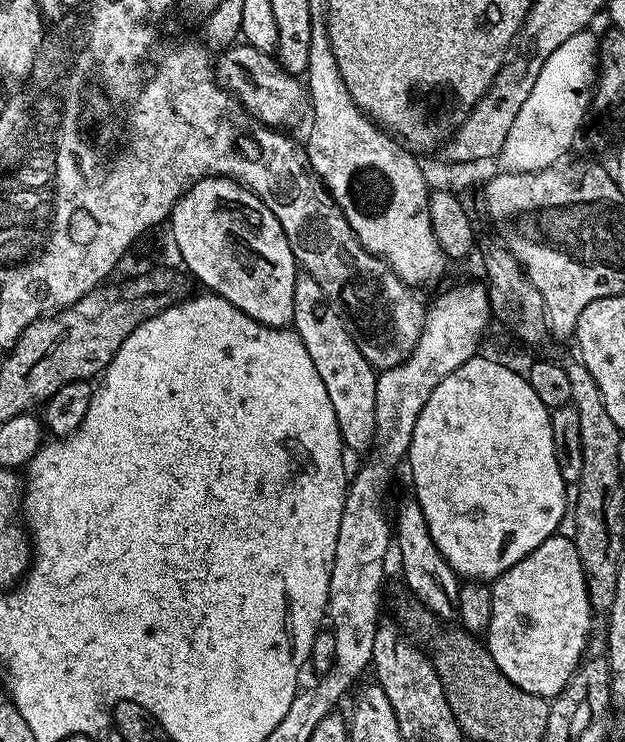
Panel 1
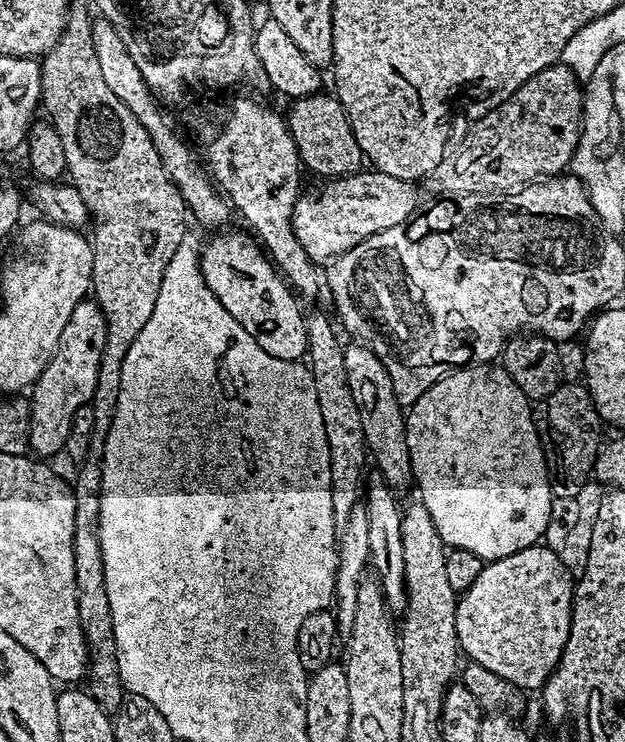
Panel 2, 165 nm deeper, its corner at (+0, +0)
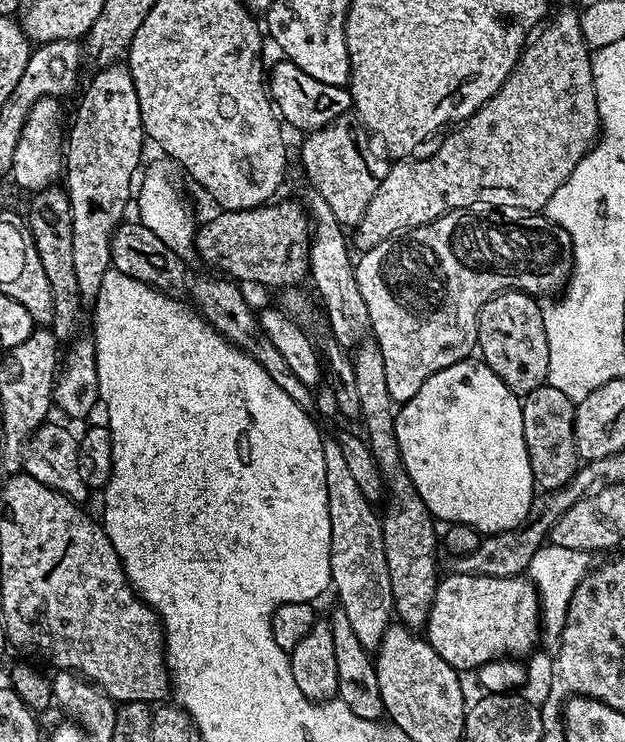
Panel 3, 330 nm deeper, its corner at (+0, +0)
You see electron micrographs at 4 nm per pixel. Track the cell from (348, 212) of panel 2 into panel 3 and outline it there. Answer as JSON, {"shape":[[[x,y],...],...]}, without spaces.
{"shape":[[[284,200],[278,204],[269,202],[256,208],[245,208],[242,211],[223,209],[216,218],[201,223],[194,232],[194,244],[199,256],[206,262],[220,263],[235,281],[254,282],[266,286],[276,286],[278,290],[294,288],[303,279],[307,279],[308,245],[310,243],[310,218],[305,207],[292,200]]]}

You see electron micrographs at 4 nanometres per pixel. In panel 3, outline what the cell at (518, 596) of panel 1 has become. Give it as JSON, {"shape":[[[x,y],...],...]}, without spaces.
{"shape":[[[451,573],[445,577],[436,586],[426,639],[450,666],[478,670],[491,660],[527,657],[537,647],[534,637],[524,636],[541,619],[540,599],[530,579],[523,575],[488,577],[474,573]]]}

